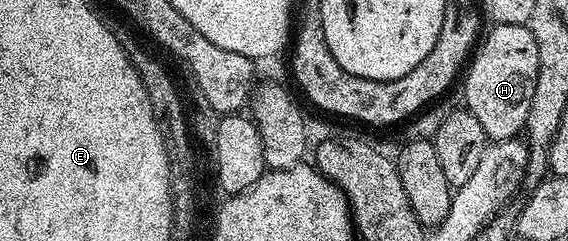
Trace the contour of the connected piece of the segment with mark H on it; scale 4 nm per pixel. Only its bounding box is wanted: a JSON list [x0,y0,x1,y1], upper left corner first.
[461,24,537,141]

